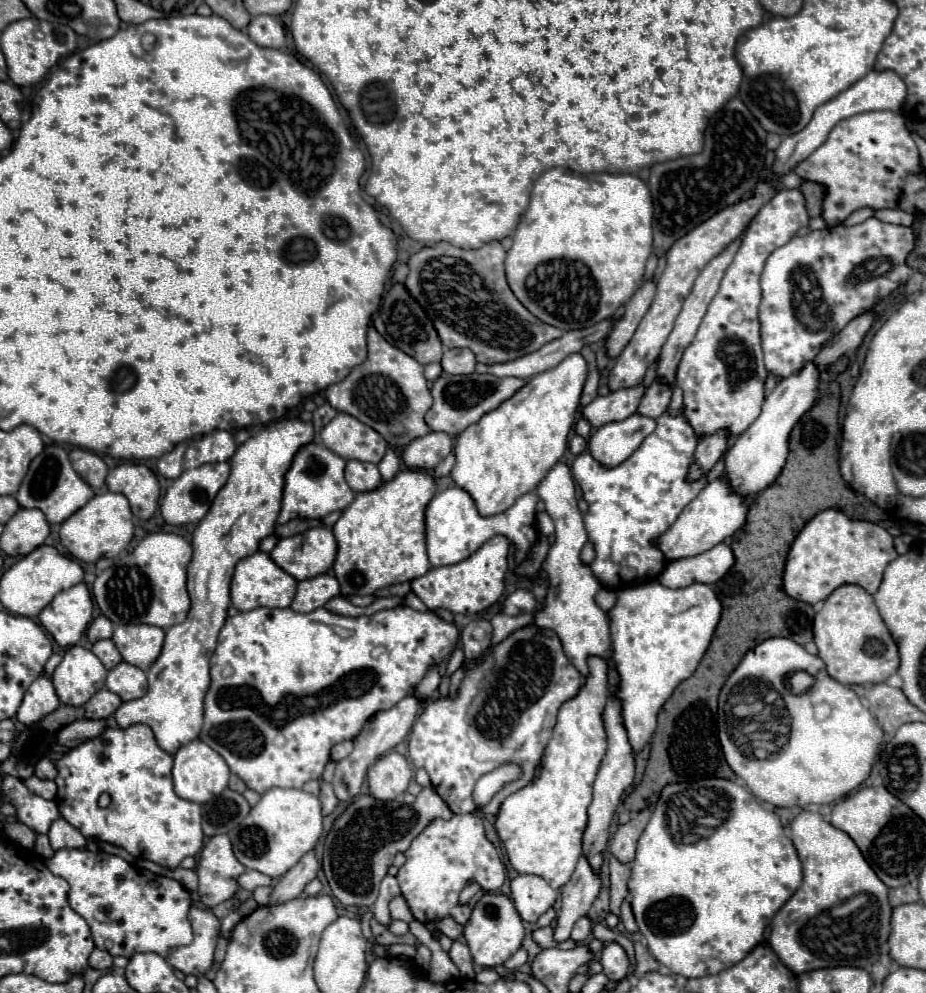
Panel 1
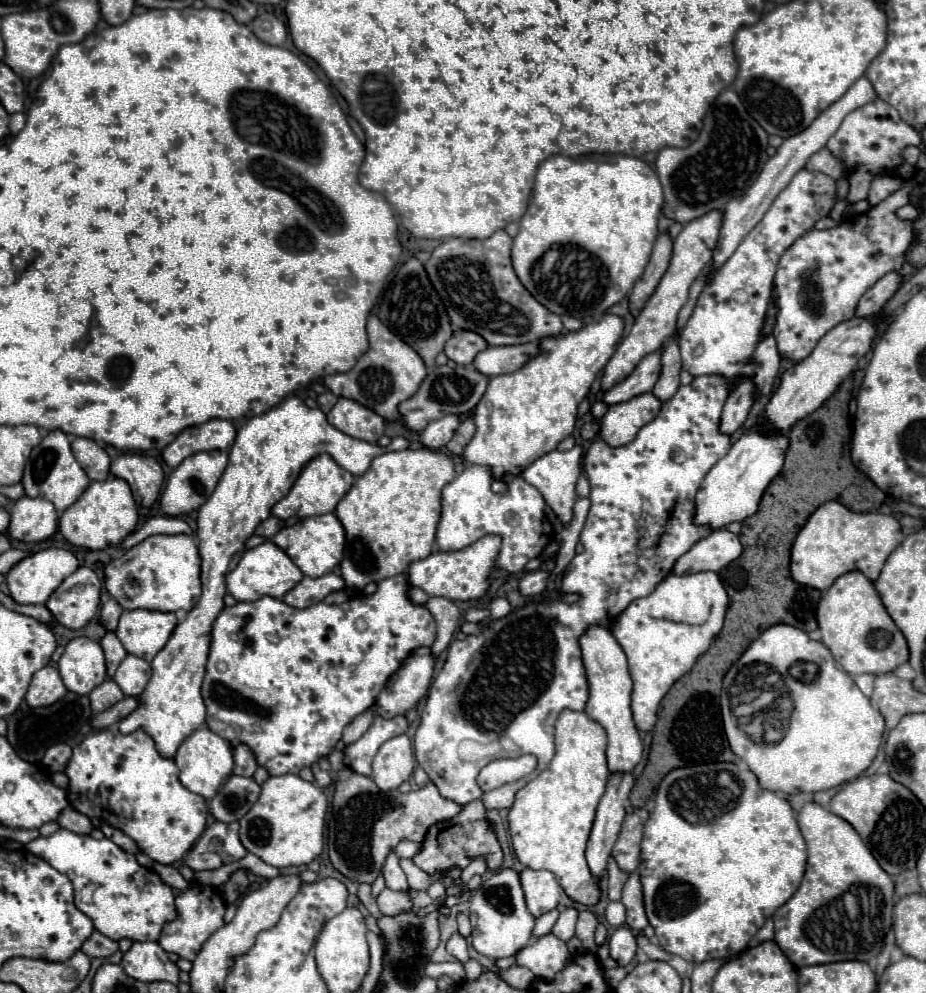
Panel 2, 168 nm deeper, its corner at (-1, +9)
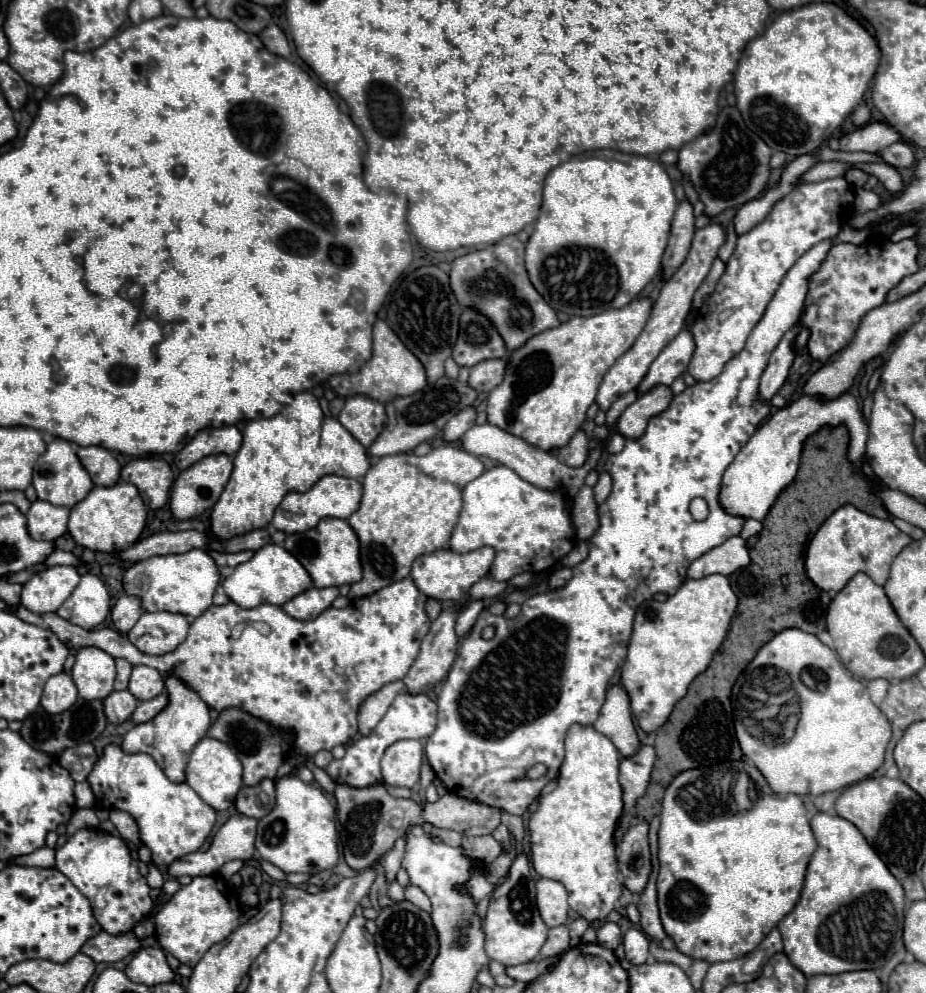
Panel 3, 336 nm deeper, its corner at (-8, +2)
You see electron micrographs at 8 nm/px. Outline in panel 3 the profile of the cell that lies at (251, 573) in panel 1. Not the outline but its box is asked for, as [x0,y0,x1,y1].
[222,543,312,609]

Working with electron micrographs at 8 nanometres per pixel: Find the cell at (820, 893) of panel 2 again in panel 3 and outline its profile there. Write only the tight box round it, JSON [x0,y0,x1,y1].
[778,813,904,977]

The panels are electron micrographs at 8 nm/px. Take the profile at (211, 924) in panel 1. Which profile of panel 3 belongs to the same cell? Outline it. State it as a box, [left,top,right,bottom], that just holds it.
[154,875,240,967]

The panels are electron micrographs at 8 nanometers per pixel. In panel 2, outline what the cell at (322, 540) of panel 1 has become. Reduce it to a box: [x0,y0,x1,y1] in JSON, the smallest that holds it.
[271,514,345,576]

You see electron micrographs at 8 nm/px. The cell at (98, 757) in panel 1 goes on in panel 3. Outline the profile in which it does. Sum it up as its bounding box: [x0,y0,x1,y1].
[88,745,216,867]

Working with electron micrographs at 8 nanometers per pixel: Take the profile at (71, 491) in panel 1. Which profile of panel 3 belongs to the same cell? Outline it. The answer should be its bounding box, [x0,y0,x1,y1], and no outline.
[32,439,94,509]

